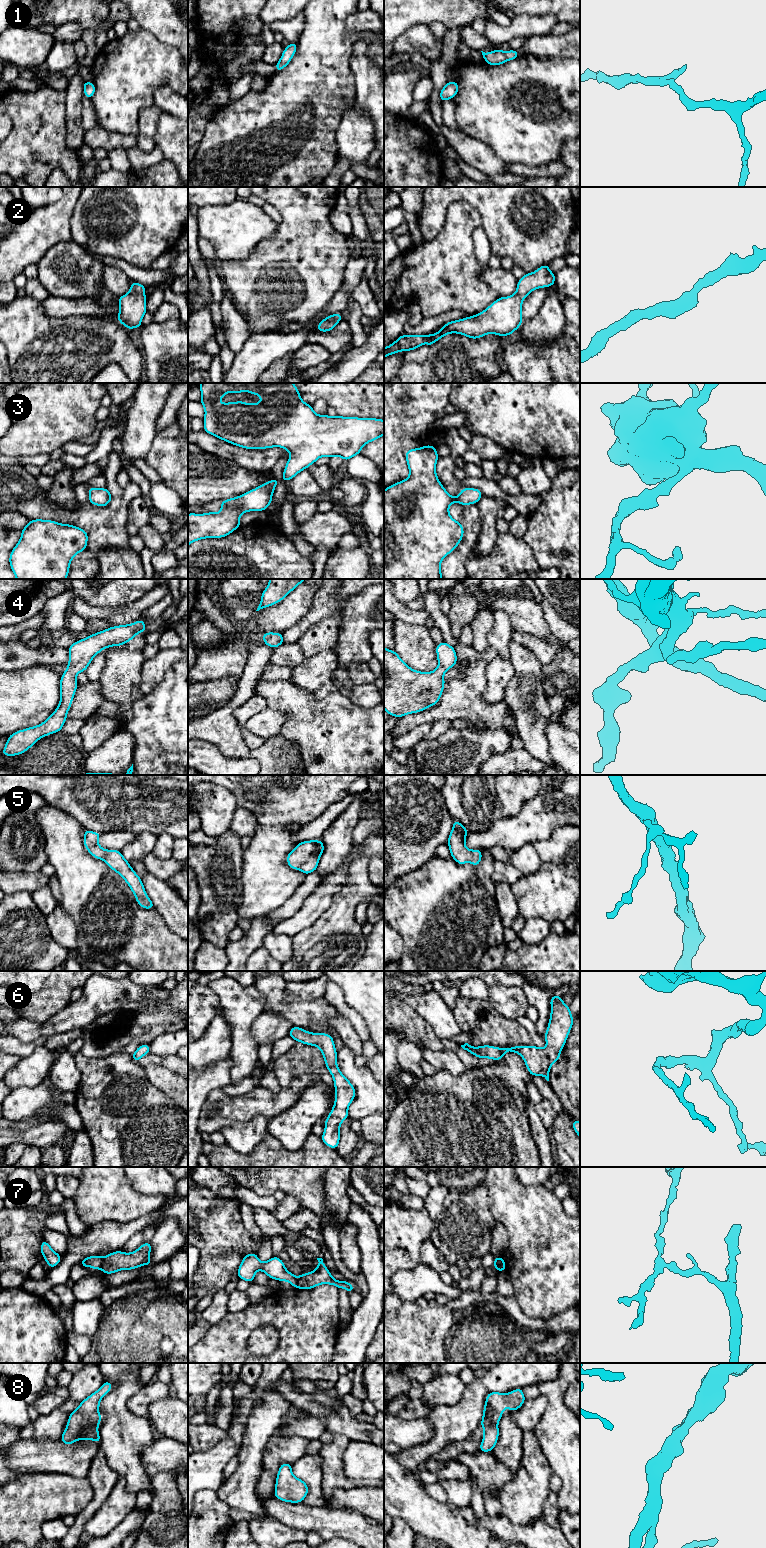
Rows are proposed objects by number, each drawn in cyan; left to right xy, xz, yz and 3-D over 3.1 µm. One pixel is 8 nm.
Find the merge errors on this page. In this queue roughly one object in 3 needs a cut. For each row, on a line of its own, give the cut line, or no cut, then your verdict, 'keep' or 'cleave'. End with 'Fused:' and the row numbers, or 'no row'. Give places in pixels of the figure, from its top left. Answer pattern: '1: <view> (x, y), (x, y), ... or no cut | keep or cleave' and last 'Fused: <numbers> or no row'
1: no cut | keep
2: no cut | keep
3: no cut | keep
4: no cut | keep
5: no cut | keep
6: no cut | keep
7: xy (103, 1257), (100, 1267) | cleave
8: no cut | keep
Fused: 7

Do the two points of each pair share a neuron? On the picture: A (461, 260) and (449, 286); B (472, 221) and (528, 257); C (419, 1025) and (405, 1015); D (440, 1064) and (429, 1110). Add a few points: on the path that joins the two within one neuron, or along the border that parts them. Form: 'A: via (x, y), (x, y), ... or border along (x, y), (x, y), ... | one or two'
A: via (455, 266), (449, 272), (449, 280) | one
B: border along (469, 204), (479, 213), (481, 225) | two
C: via (416, 1025), (408, 1018) | one
D: border along (436, 1070), (448, 1070), (454, 1075), (462, 1074) | two

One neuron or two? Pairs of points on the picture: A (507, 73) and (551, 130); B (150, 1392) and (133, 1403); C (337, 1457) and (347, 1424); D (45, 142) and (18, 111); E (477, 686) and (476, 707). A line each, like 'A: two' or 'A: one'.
A: one
B: one
C: two
D: one
E: one

